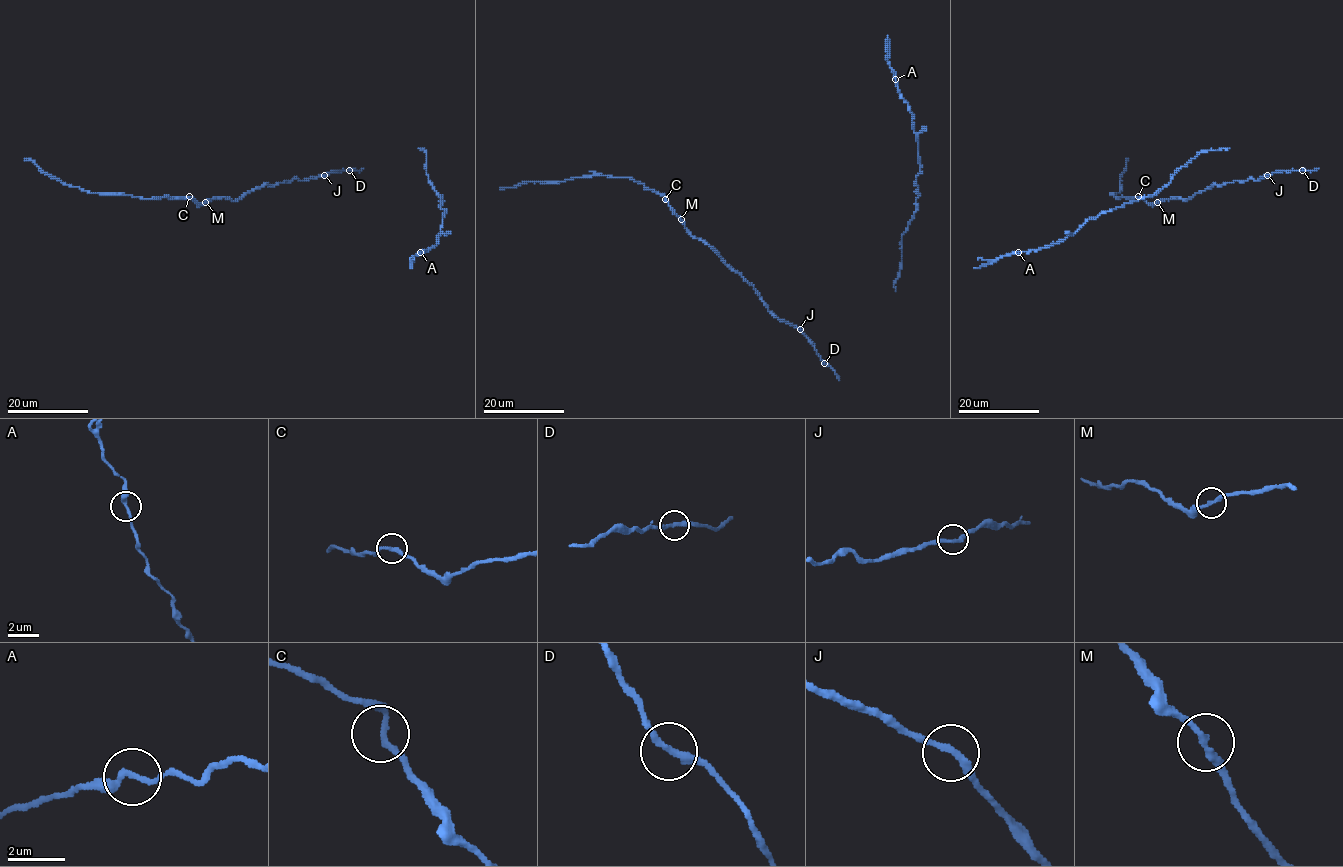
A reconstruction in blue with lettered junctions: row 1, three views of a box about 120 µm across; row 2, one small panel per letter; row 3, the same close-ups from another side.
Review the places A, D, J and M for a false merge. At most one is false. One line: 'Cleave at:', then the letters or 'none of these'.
Cleave at: none of these

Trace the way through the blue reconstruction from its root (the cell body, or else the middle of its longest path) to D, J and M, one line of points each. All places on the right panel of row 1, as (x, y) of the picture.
D: (1282, 172), (1302, 170)
J: (1282, 172), (1267, 175)
M: (1282, 172), (1273, 172), (1259, 180), (1250, 178), (1213, 185), (1185, 200), (1172, 197), (1157, 202)

